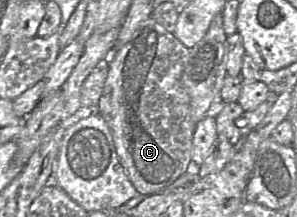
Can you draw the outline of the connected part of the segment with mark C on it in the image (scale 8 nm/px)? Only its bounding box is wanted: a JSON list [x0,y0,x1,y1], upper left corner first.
[97,16,197,196]

